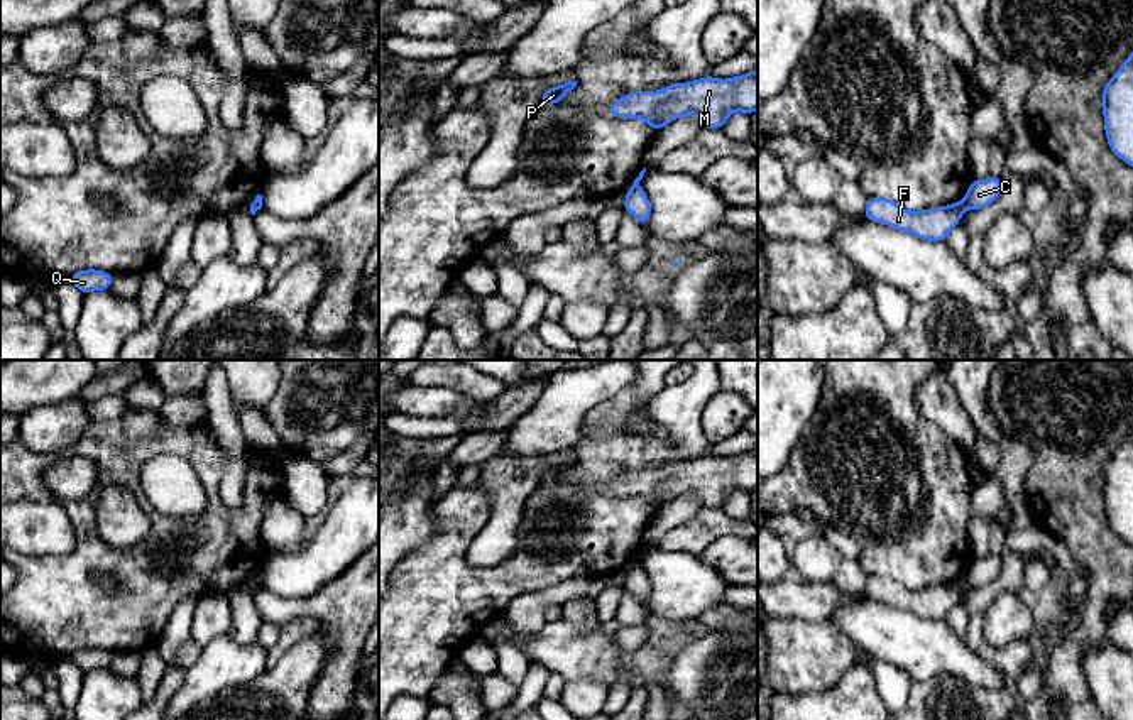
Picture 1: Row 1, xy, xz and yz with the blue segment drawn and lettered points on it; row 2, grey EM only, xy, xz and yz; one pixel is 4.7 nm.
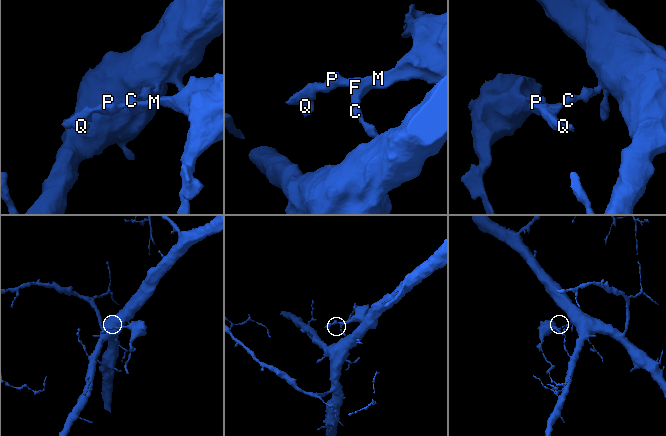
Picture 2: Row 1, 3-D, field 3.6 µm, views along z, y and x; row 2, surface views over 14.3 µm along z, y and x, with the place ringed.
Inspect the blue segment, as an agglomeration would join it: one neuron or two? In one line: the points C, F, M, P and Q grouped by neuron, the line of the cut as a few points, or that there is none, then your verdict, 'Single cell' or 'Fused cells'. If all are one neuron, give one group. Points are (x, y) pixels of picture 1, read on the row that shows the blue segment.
Groups: C / F M P Q. Split along yz (961, 201), (966, 208). Fused cells

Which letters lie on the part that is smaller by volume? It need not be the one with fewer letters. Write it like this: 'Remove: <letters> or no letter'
Remove: F, M, P, Q

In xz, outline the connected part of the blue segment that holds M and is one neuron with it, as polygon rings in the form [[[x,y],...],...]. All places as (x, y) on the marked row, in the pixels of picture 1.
[[[758,69],[727,79],[709,74],[688,83],[673,83],[660,91],[629,91],[616,100],[605,115],[643,118],[658,132],[685,115],[697,115],[705,128],[722,128],[732,112],[751,115],[754,110]]]

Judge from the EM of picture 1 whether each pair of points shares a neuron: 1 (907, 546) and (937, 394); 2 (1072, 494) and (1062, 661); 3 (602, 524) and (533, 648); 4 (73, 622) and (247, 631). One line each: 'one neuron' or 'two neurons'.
1: two neurons
2: one neuron
3: two neurons
4: two neurons

